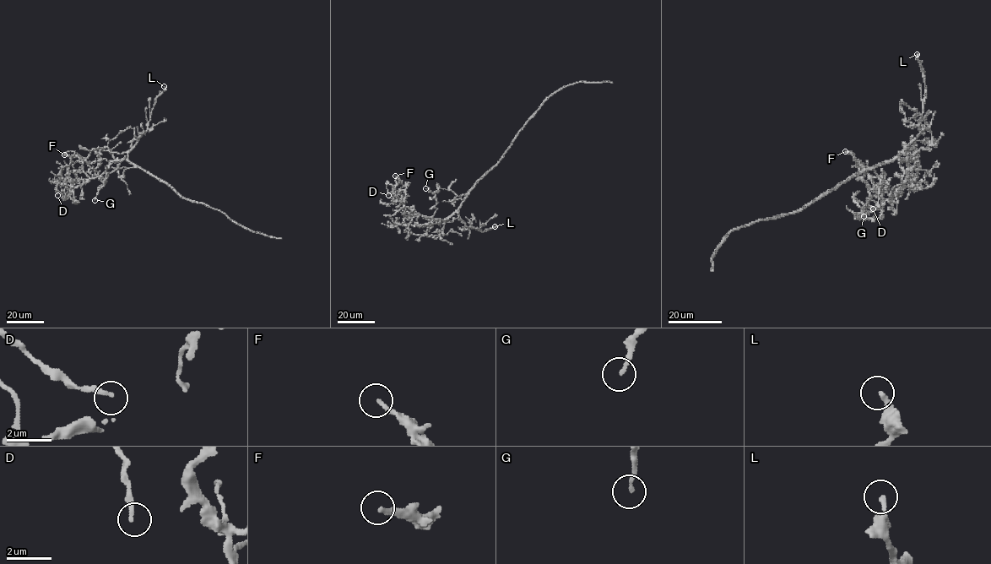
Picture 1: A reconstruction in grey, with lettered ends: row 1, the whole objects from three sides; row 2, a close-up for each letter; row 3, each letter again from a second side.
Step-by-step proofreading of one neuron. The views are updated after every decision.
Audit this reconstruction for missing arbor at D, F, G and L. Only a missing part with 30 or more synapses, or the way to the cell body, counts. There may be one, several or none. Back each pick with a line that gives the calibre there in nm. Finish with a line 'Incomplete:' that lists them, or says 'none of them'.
Incomplete: none of them

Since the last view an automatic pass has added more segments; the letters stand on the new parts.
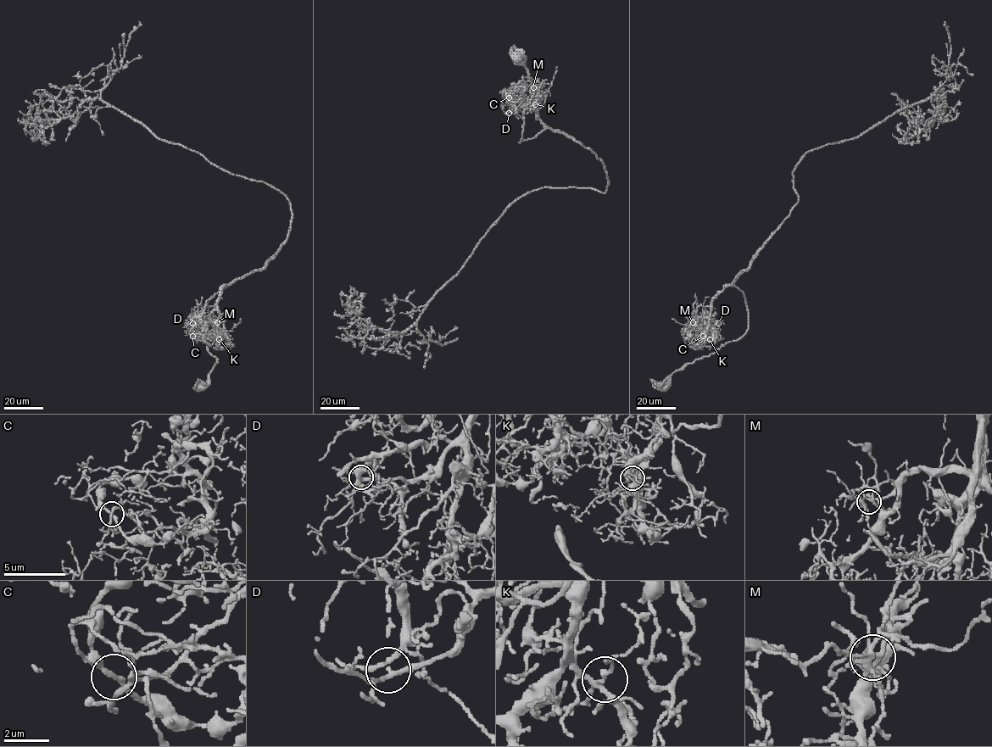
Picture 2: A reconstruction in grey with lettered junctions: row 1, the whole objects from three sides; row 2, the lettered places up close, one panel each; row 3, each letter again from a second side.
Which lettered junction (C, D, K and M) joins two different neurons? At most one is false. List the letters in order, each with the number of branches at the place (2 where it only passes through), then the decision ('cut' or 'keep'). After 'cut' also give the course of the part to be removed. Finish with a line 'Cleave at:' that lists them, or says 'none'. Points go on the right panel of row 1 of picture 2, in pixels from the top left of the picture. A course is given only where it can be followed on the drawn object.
C: 4 branches meet; cut; foreign part runs (703, 336), (699, 330), (698, 319), (692, 316), (695, 293)
D: 4 branches meet; keep
K: 4 branches meet; keep
M: 4 branches meet; keep
Cleave at: C

